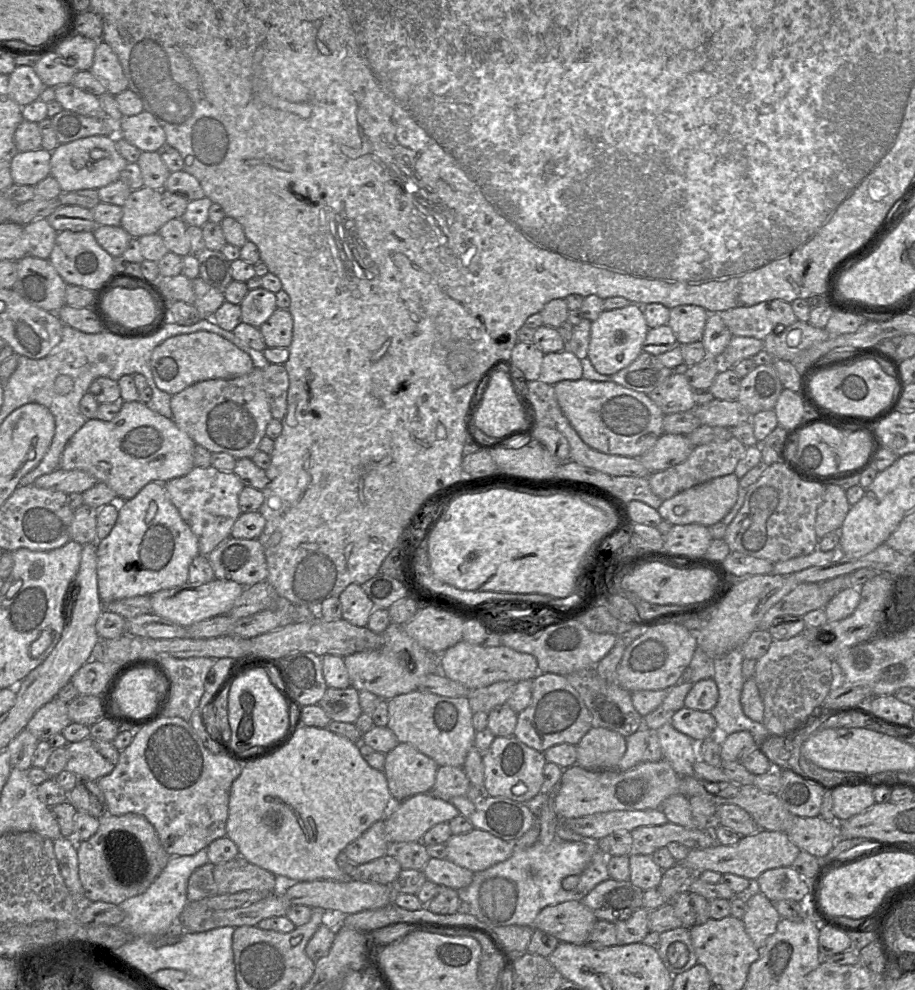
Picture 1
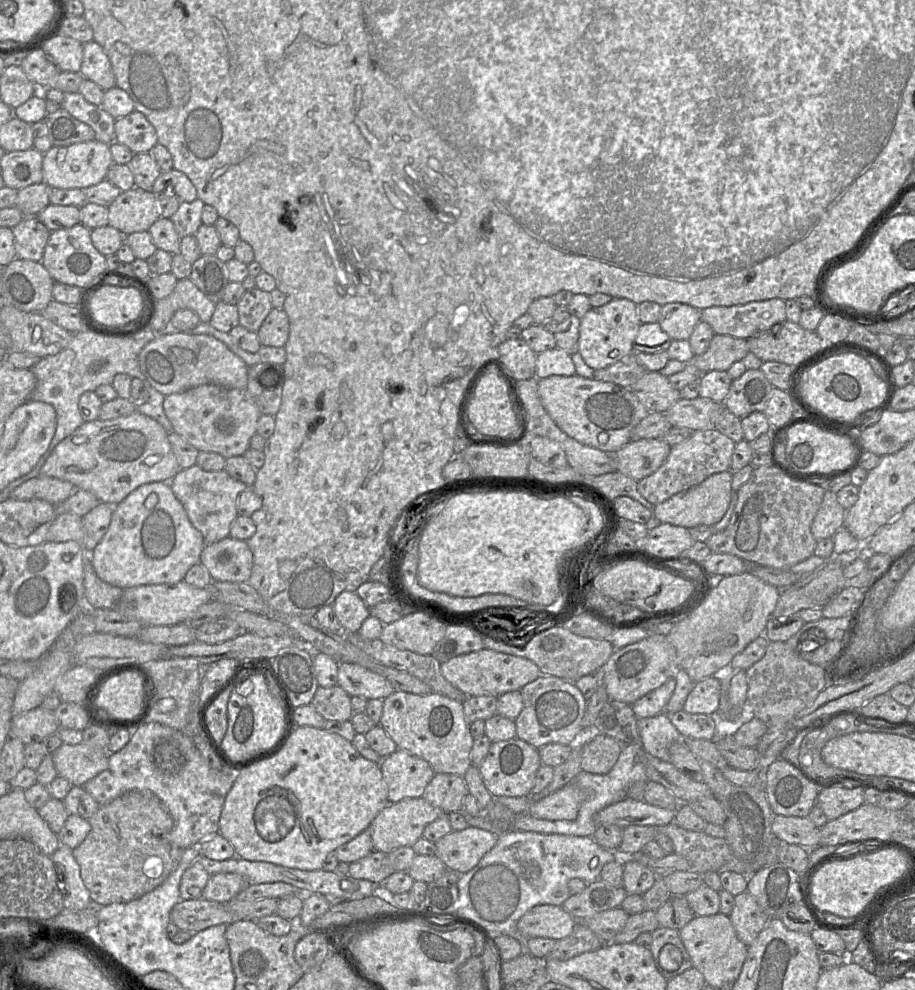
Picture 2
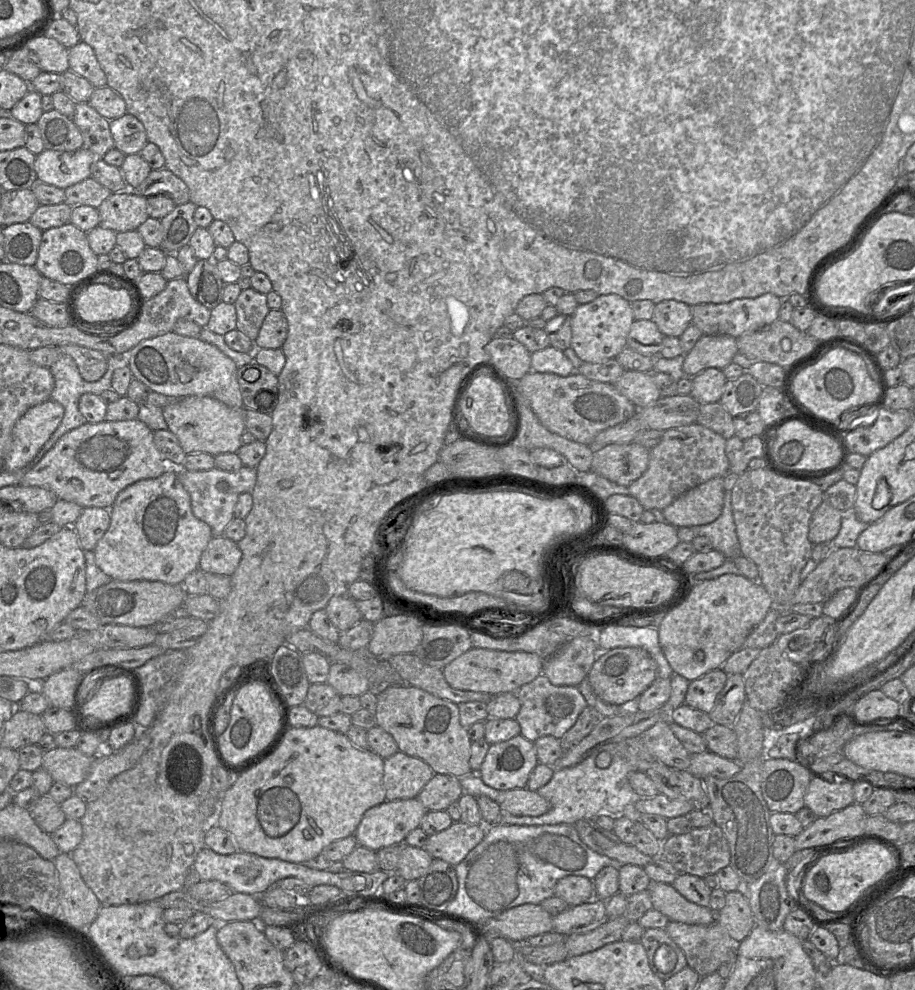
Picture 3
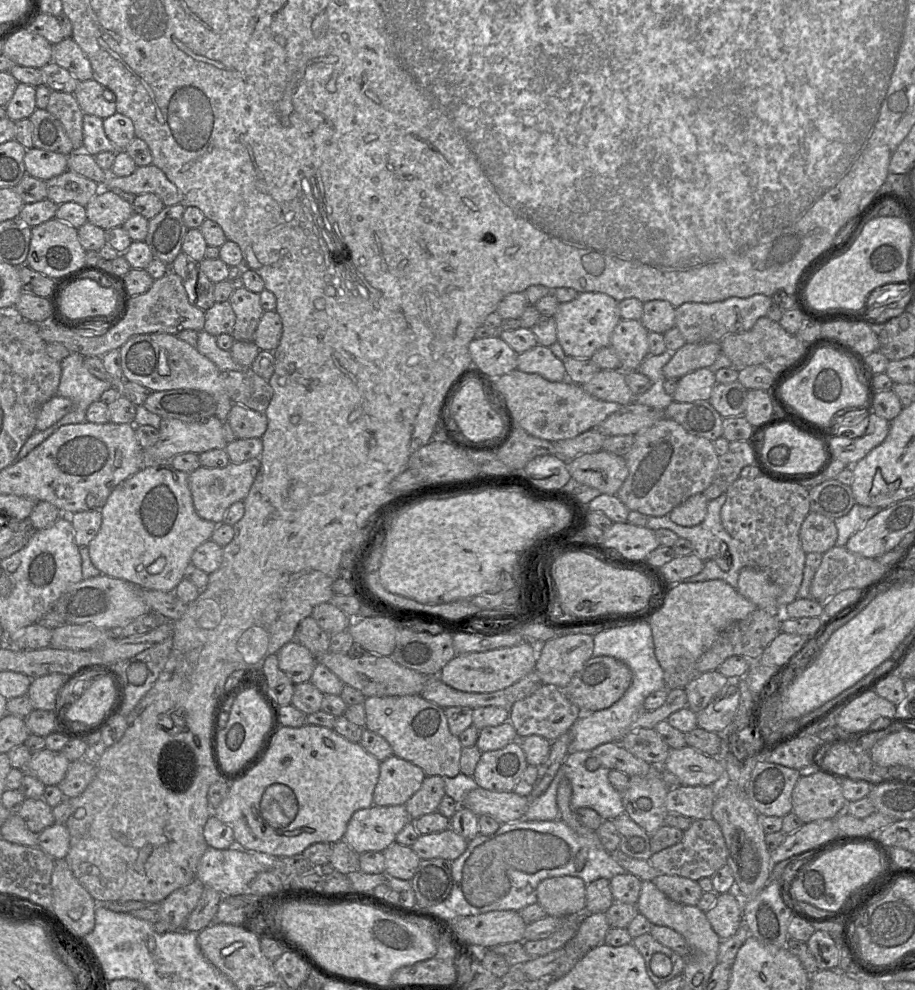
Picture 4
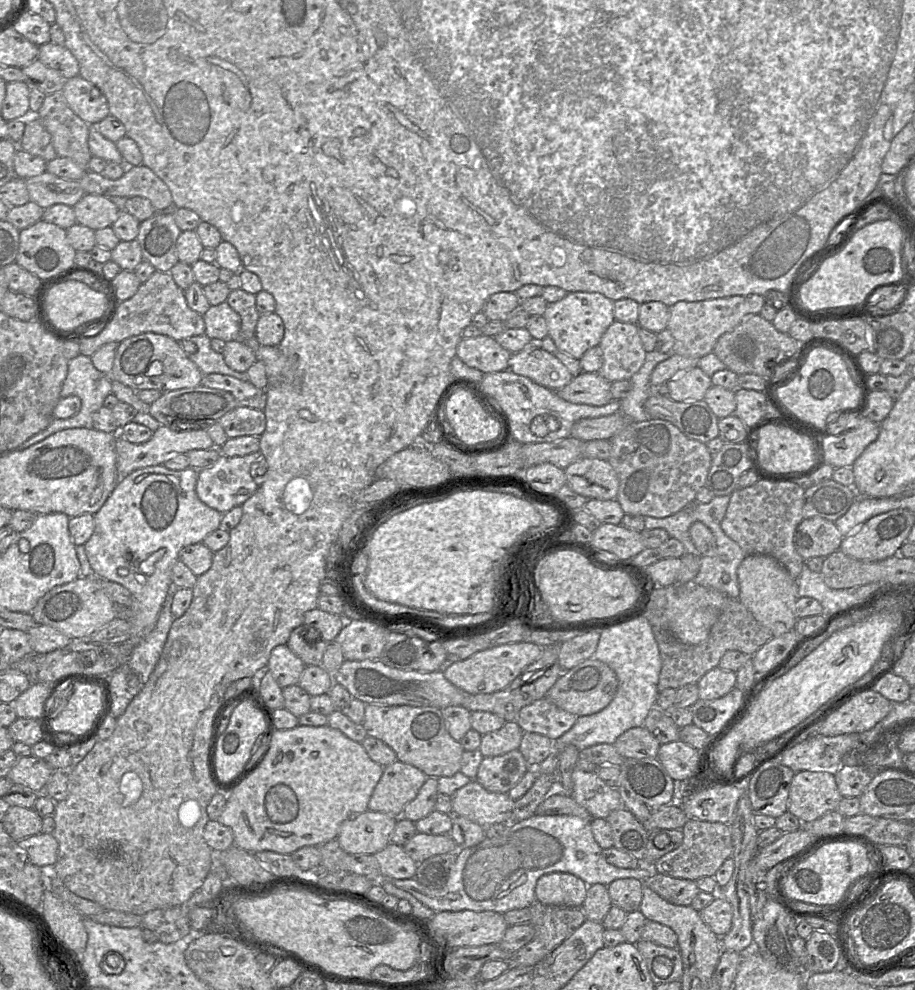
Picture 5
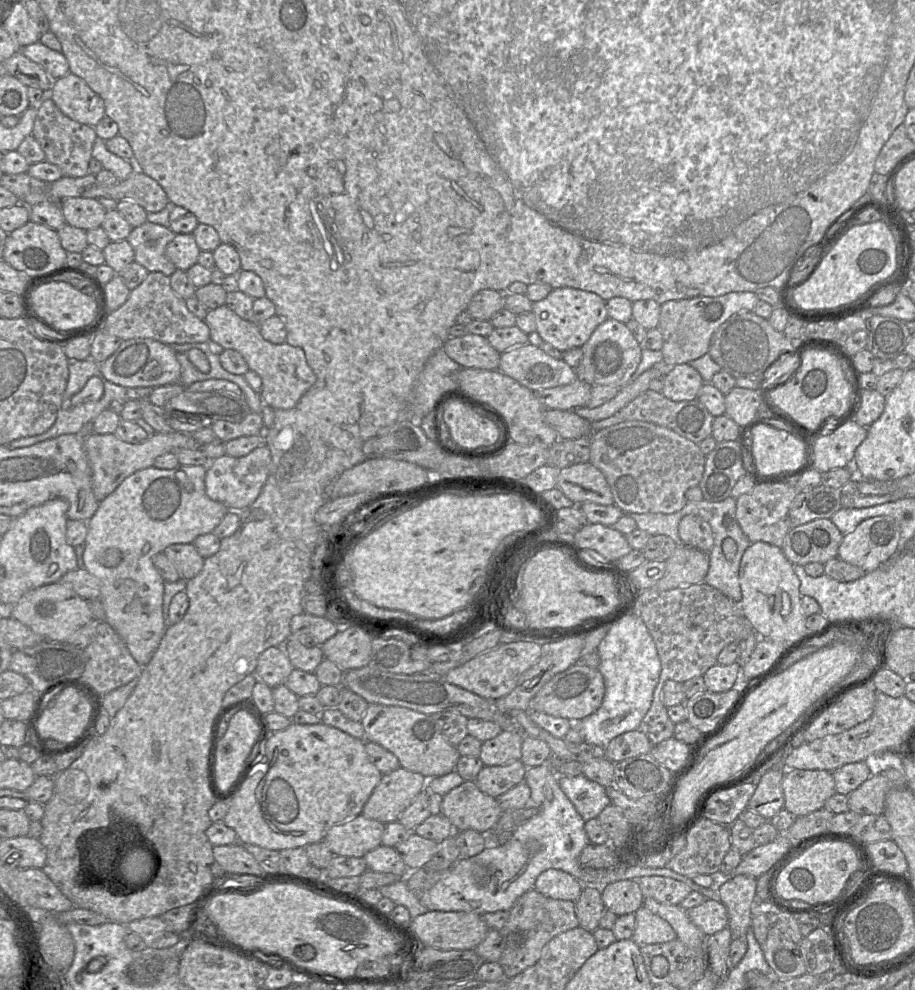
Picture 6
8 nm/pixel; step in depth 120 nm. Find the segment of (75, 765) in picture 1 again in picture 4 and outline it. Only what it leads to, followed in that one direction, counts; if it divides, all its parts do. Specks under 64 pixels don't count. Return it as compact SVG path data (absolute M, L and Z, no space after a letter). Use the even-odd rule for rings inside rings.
M44 748L32 753L23 772L39 779L44 785L58 785L65 777L70 761L61 751Z

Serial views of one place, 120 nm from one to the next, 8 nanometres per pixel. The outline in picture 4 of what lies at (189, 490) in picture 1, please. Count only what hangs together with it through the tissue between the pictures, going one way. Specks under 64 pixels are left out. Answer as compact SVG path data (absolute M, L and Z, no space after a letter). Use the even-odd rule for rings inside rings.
M260 458L242 463L231 463L224 468L199 467L189 474L189 487L197 514L215 524L221 524L227 510L236 502L244 501L261 469Z

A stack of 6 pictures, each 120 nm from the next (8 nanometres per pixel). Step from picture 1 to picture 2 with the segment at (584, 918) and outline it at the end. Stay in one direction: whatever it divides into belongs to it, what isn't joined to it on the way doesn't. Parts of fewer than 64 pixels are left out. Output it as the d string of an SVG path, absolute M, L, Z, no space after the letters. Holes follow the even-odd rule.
M536 905L518 921L518 930L528 939L541 937L559 941L571 934L577 920L562 906Z

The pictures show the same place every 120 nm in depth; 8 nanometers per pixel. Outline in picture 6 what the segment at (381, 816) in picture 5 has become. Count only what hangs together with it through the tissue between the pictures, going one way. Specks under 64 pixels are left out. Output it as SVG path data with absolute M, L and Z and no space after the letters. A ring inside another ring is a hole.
M360 814L332 826L322 841L334 855L362 858L382 844L385 825Z

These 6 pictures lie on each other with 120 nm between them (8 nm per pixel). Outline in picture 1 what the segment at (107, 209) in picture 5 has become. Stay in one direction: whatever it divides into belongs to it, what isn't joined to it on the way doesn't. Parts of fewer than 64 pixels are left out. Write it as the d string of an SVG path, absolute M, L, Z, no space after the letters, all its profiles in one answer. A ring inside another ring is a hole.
M145 186L131 191L122 211L120 226L132 238L156 234L170 220L170 213L162 204L161 190Z

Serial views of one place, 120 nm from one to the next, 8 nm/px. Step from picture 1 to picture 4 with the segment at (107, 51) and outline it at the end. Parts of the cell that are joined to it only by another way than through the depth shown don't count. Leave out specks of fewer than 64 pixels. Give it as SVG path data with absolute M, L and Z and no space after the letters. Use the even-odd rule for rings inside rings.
M71 37L52 45L52 61L68 70L78 81L93 79L89 60Z

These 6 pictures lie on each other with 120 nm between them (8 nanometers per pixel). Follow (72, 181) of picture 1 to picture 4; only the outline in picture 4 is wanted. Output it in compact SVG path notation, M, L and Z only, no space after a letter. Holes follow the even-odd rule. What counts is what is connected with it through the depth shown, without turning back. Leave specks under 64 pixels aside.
M31 147L24 155L26 173L41 180L48 180L67 170L68 155Z

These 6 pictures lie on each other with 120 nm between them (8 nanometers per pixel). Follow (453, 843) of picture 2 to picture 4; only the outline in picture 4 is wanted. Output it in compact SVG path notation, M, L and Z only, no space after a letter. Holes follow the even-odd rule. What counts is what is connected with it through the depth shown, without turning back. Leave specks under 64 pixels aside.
M451 828L421 834L411 848L422 859L443 858L454 861L467 849L468 840Z

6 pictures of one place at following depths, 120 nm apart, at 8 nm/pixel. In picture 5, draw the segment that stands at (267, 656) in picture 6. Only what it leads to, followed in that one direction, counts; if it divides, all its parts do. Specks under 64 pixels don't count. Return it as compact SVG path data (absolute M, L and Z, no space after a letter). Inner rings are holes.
M287 645L276 646L267 664L267 669L281 688L298 685L305 667L304 662Z

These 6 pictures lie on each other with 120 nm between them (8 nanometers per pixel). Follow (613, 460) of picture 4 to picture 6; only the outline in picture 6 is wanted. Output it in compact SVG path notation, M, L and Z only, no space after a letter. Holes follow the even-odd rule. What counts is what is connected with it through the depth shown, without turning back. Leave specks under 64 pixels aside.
M590 462L558 470L556 487L576 504L614 504L613 494L605 476Z

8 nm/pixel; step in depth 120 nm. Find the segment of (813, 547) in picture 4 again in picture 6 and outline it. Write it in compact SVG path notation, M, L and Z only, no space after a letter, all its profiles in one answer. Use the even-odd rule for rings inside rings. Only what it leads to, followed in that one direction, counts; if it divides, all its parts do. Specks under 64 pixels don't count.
M815 519L791 528L781 549L793 565L825 564L837 557L842 539L842 533L831 519Z

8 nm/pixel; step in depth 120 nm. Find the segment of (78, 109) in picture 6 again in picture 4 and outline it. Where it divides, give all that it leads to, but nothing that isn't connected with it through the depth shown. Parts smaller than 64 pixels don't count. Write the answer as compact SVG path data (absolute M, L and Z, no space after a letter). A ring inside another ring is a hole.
M94 79L80 81L72 94L84 114L105 119L116 112L115 94Z

